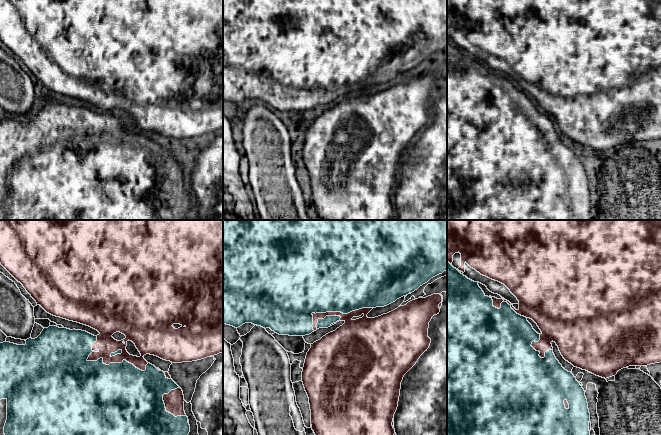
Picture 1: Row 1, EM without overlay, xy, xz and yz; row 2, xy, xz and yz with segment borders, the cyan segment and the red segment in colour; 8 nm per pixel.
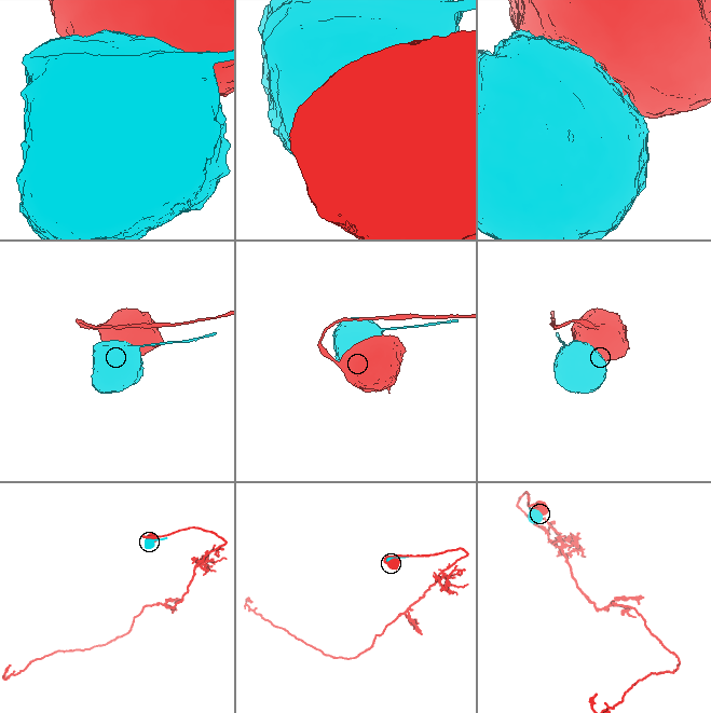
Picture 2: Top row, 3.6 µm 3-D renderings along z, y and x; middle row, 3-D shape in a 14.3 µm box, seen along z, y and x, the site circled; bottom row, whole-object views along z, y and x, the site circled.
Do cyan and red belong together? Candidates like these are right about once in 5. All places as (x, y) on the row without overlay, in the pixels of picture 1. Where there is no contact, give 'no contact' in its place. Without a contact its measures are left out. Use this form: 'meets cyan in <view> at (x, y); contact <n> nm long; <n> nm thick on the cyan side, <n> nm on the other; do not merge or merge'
meets cyan in xy at (118, 139); contact 500 nm long; 500 nm thick on the cyan side, 160 nm on the other; do not merge

